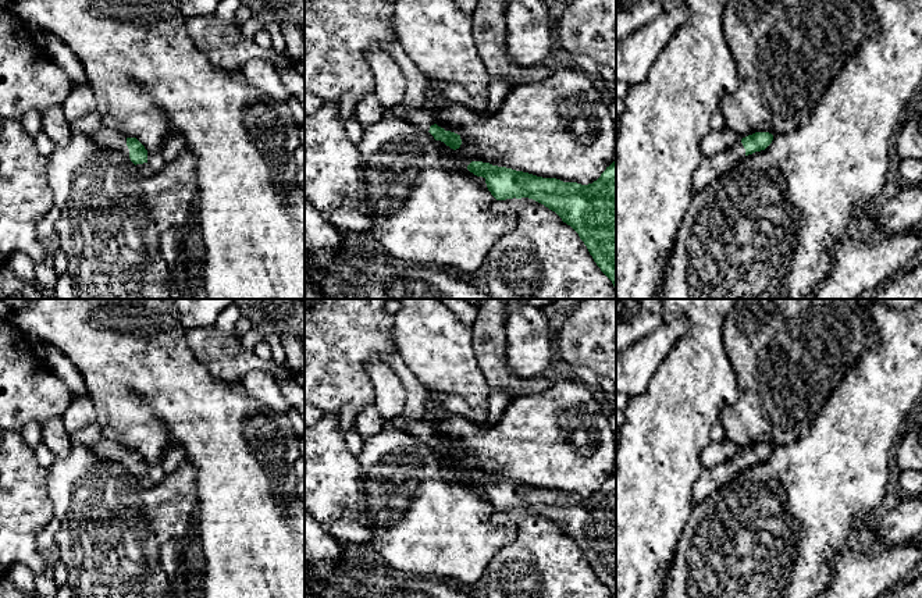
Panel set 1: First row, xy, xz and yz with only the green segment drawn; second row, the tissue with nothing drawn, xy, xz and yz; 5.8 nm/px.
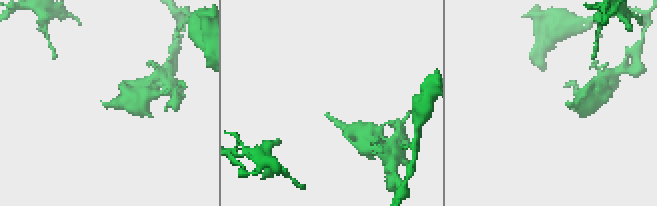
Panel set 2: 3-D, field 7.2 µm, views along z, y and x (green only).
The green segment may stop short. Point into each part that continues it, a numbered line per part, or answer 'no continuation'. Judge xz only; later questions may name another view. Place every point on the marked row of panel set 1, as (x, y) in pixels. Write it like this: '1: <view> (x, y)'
1: xz (420, 116)

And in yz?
1: yz (709, 168)

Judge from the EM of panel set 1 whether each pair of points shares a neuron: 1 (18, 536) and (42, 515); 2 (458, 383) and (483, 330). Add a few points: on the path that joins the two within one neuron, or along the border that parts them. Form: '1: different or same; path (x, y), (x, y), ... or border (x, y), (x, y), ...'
1: same; path (24, 530), (36, 518)
2: different; border (470, 327), (473, 353), (486, 378)

